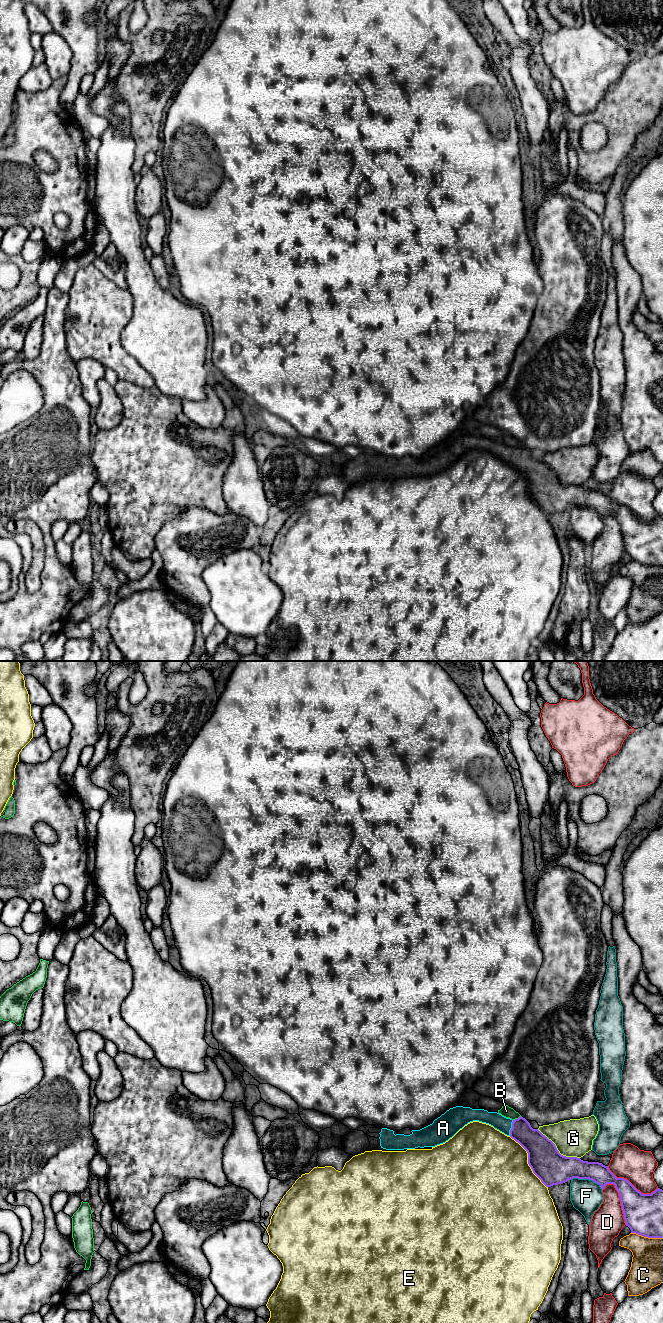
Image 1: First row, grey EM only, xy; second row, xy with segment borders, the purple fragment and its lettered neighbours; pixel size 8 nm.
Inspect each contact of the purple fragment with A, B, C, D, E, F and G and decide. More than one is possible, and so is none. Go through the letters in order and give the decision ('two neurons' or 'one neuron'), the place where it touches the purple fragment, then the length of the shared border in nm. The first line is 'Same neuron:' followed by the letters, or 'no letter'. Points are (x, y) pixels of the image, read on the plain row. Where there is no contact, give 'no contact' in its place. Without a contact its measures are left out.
Same neuron: A
A: one neuron | xy (511, 456) | 130 nm
B: two neurons | xy (518, 446) | 80 nm
C: two neurons | xy (647, 564) | 260 nm
D: two neurons | xy (620, 528) | 360 nm
E: two neurons | xy (528, 489) | 500 nm
F: two neurons | xy (587, 506) | 280 nm
G: two neurons | xy (557, 478) | 420 nm

